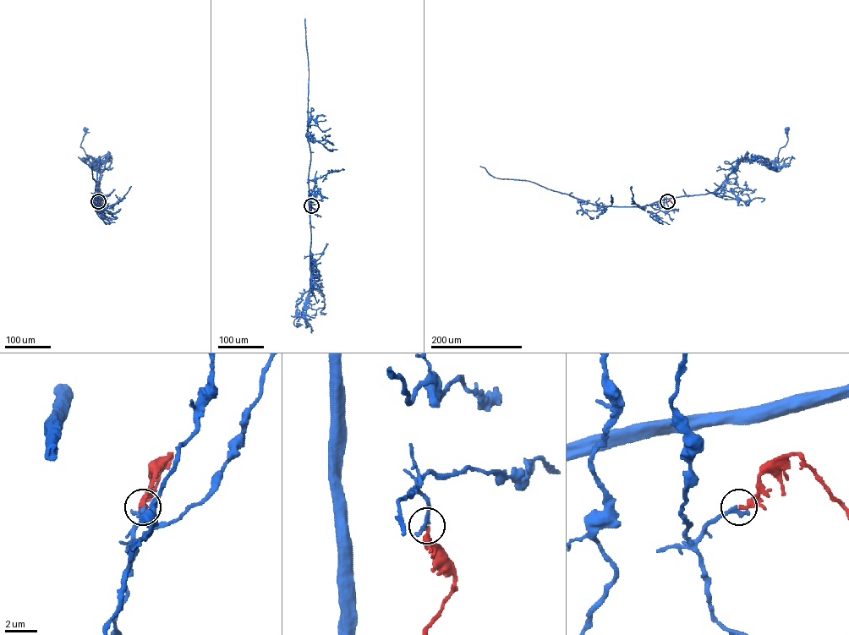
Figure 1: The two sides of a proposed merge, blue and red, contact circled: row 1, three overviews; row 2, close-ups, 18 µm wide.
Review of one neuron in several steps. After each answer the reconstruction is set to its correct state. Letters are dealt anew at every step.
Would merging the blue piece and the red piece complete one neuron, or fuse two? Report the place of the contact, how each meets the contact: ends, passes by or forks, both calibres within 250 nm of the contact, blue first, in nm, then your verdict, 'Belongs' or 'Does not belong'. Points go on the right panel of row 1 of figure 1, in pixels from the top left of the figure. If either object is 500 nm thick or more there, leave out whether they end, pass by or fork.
Place: (667, 201). At the ring blue ends. At the ring red ends. Thickness 320 nm (blue) against 320 nm. Belongs

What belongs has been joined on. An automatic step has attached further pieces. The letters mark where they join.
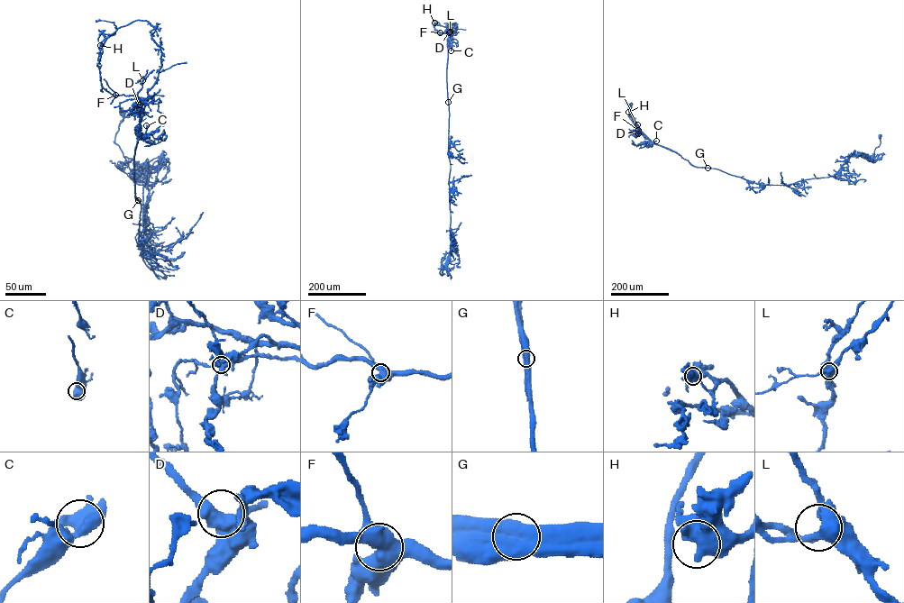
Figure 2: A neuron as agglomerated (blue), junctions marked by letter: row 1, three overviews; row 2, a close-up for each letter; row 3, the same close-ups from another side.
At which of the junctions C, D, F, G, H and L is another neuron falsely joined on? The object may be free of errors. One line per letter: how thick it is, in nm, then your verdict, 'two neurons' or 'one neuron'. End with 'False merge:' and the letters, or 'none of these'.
C: calibre 600 nm; one neuron
D: calibre 600 nm; one neuron
F: calibre 650 nm; one neuron
G: calibre 750 nm; two neurons
H: calibre 750 nm; one neuron
L: calibre 550 nm; one neuron
False merge: G

